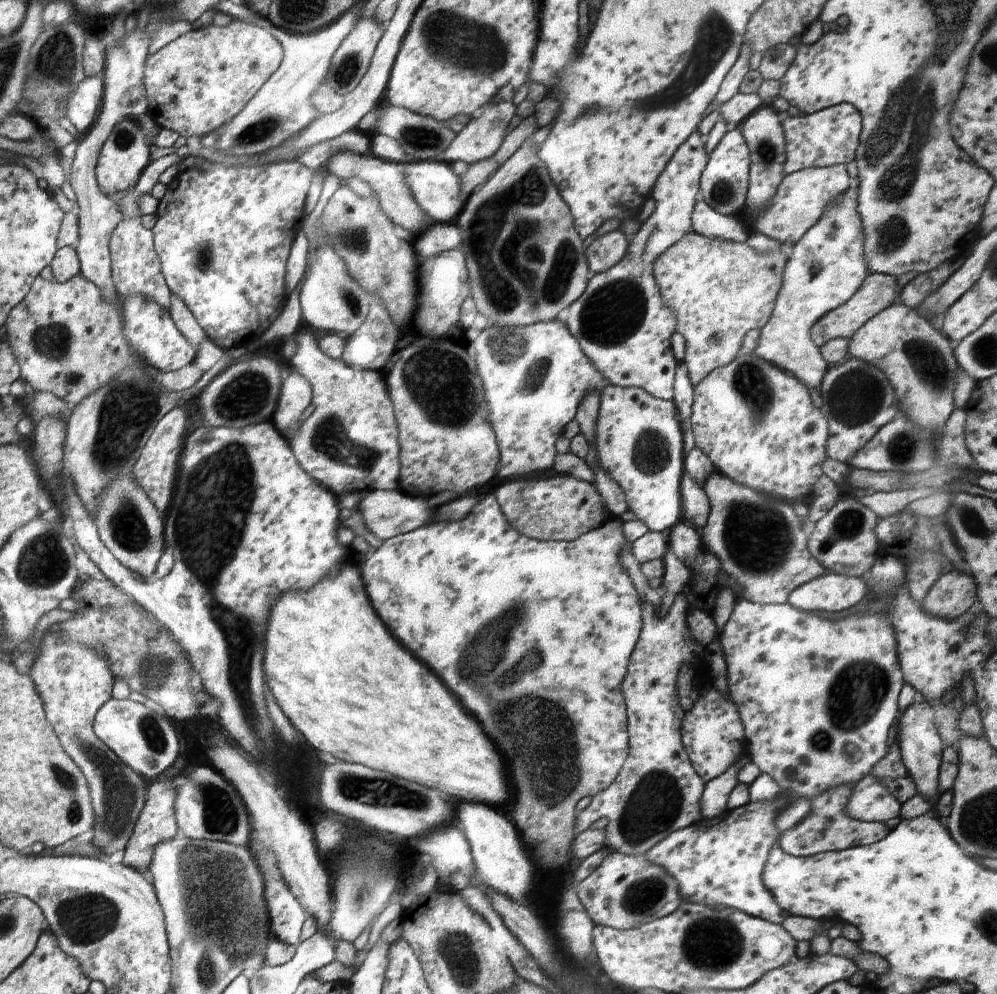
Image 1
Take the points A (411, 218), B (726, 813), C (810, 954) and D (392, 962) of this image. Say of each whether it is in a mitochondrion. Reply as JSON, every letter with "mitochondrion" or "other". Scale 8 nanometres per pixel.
{"A":"other","B":"other","C":"other","D":"other"}

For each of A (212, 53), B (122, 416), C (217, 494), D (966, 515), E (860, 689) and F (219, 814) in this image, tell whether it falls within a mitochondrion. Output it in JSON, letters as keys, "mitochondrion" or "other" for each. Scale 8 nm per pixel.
{"A":"other","B":"mitochondrion","C":"mitochondrion","D":"mitochondrion","E":"mitochondrion","F":"mitochondrion"}

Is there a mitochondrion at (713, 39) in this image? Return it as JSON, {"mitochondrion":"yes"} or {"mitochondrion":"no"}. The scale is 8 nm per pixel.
{"mitochondrion":"yes"}

